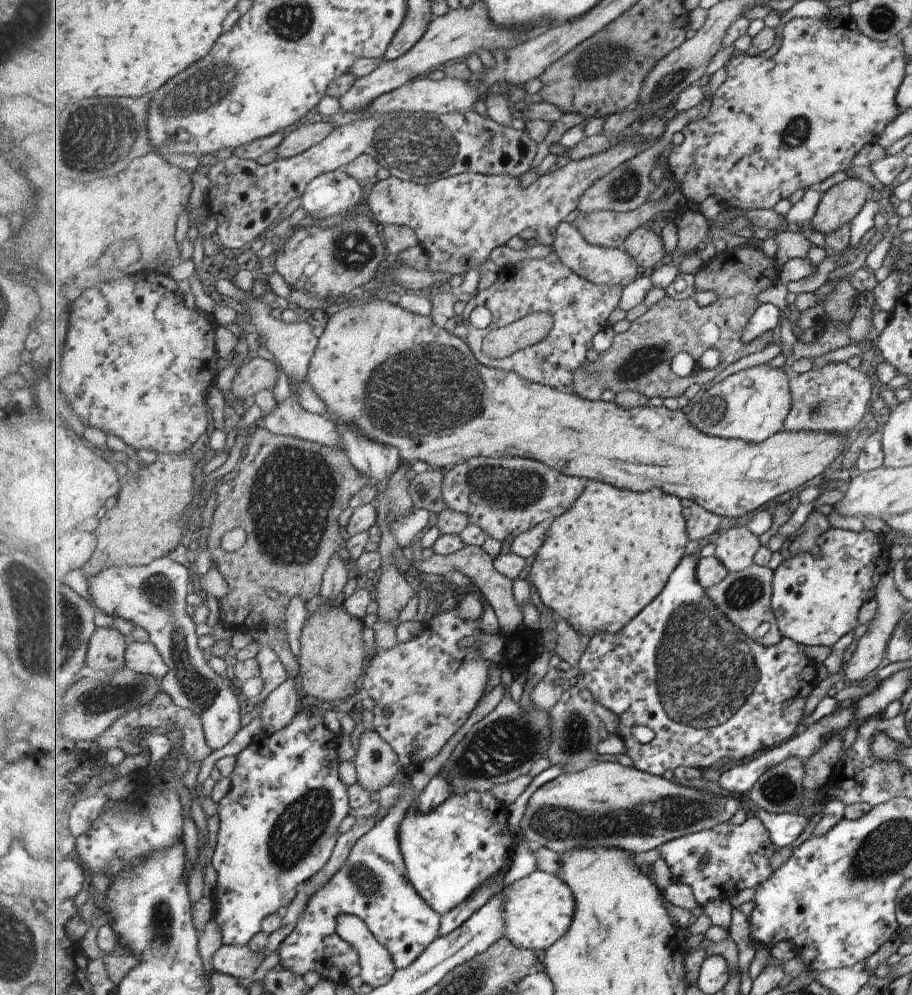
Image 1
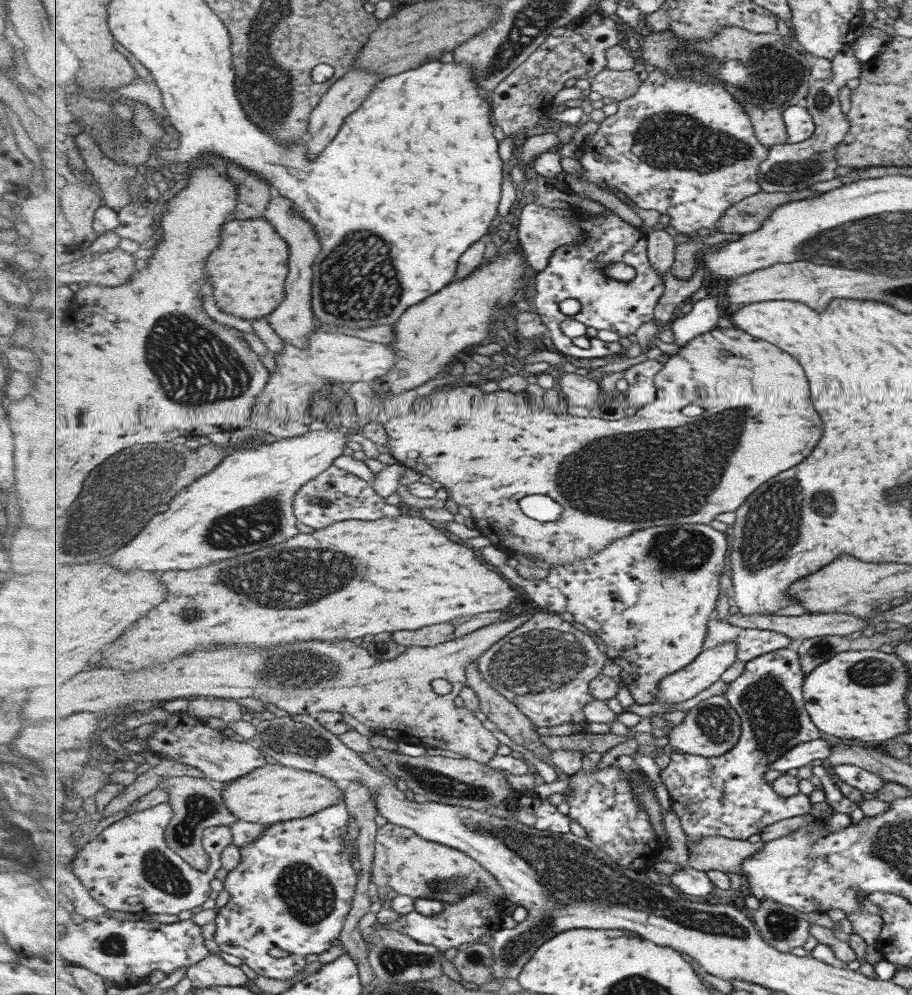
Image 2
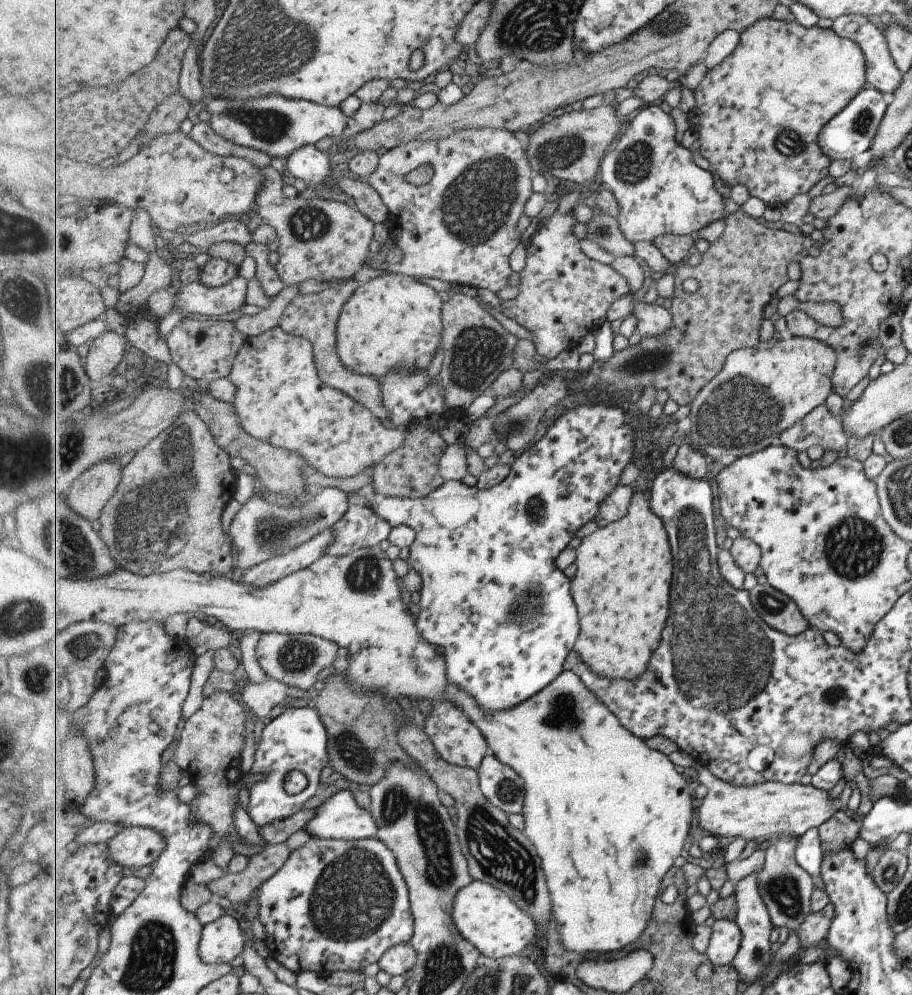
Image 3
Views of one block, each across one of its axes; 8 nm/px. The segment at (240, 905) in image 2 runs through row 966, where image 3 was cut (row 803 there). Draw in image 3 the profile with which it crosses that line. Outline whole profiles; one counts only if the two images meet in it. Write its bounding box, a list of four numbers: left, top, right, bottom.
[249,706,331,826]

